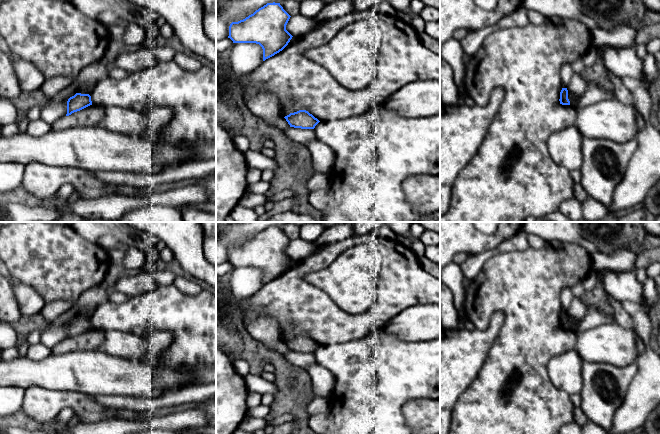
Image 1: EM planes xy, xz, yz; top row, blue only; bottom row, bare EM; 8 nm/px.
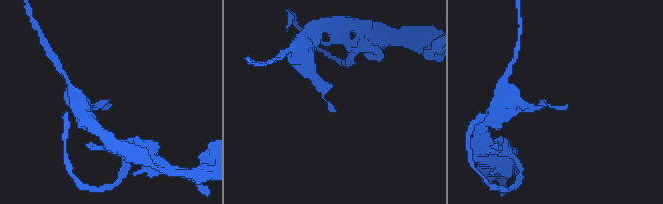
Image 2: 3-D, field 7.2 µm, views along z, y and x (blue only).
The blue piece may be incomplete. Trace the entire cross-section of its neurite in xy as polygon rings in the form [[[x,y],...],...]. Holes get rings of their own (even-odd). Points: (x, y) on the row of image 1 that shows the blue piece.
[[[76,93],[70,97],[67,101],[67,114],[71,115],[74,112],[80,111],[88,106],[92,105],[91,96],[89,94]]]

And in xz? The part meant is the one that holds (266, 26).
[[[267,3],[243,20],[232,22],[229,26],[229,36],[233,43],[256,43],[263,49],[263,61],[282,51],[292,39],[286,30],[290,15],[280,3]]]

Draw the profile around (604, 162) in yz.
[[[637,138],[623,143],[608,139],[583,139],[580,183],[589,197],[607,208],[612,205],[615,187],[623,179],[637,147]]]

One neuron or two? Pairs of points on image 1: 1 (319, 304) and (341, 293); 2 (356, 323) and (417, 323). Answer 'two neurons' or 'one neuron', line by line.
1: two neurons
2: two neurons

